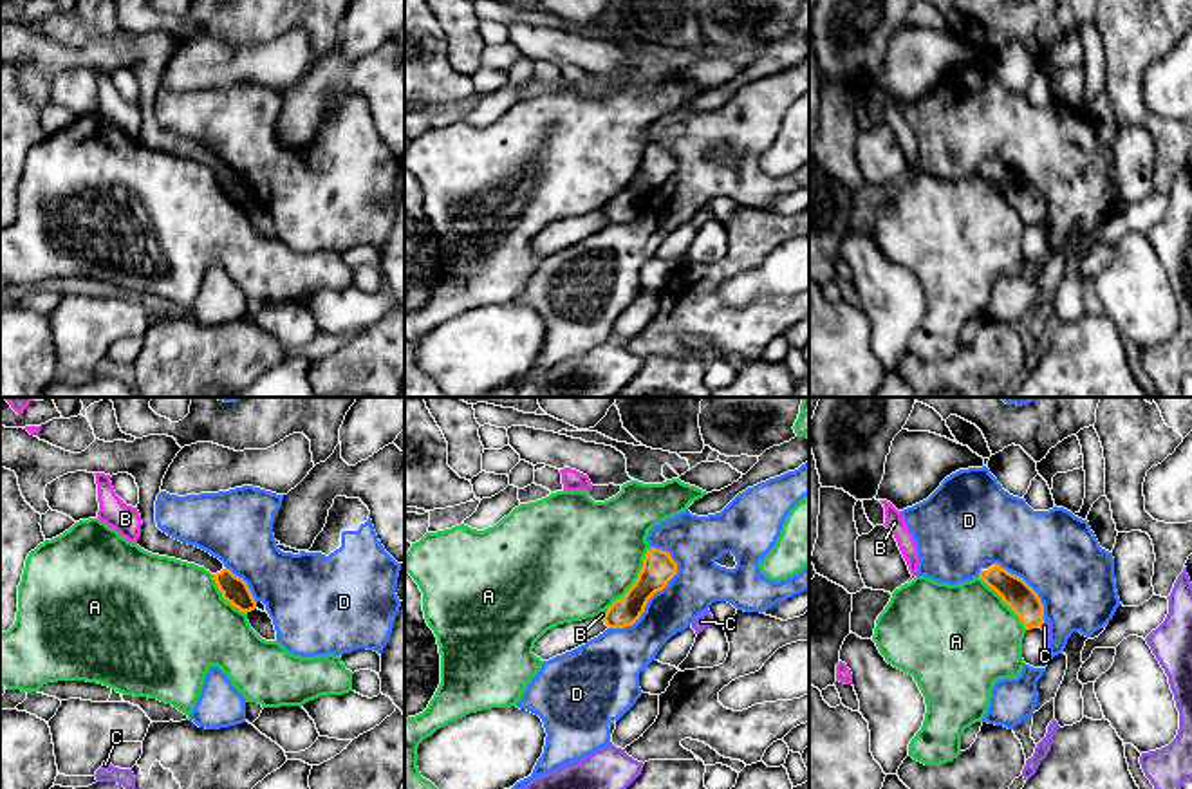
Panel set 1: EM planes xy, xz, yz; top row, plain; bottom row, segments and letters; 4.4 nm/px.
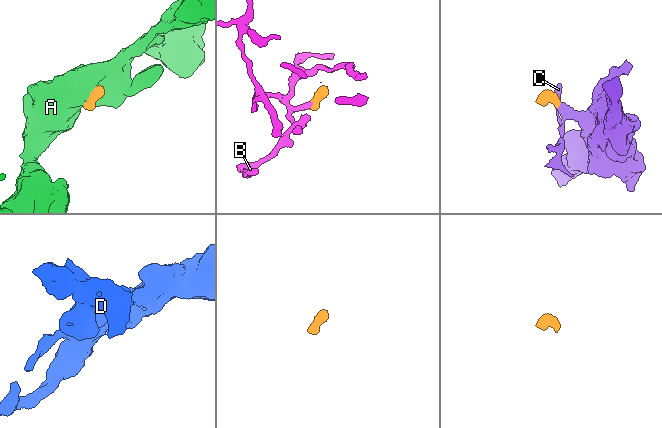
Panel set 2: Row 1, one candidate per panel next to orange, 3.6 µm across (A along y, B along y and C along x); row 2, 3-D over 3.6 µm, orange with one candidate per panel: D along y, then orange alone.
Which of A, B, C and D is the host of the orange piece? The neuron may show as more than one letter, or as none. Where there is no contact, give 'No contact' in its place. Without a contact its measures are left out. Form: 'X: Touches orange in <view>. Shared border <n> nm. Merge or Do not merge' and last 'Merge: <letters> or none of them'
A: Touches orange in xz. Shared border 340 nm. Do not merge
B: Touches orange in xz. Shared border 40 nm. Merge
C: Touches orange in yz. Shared border 40 nm. Do not merge
D: Touches orange in xz. Shared border 440 nm. Do not merge
Merge: B

